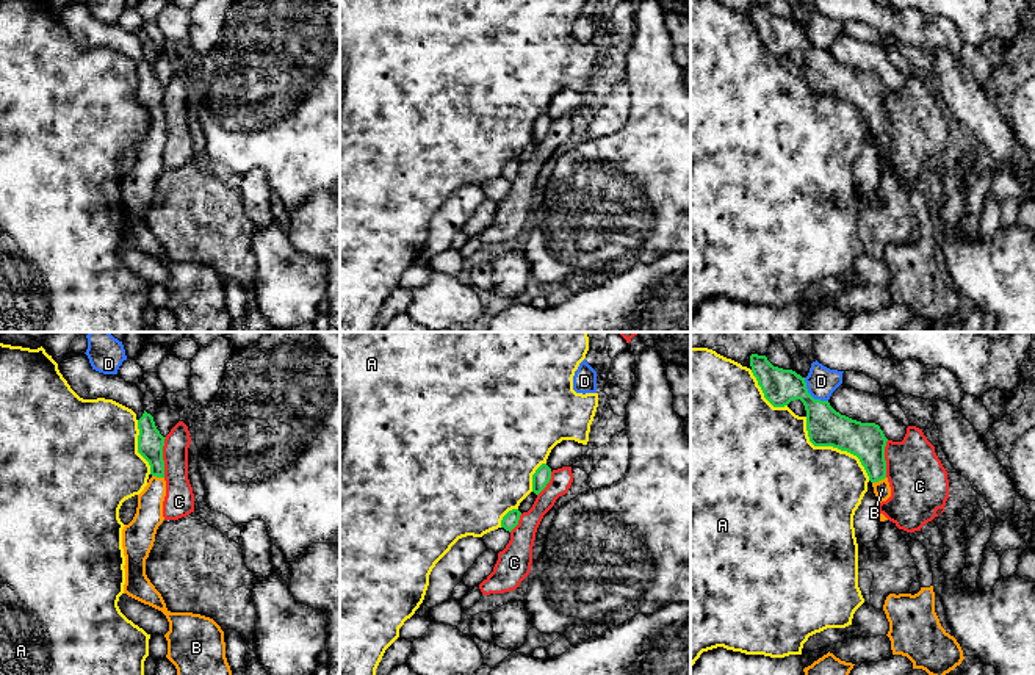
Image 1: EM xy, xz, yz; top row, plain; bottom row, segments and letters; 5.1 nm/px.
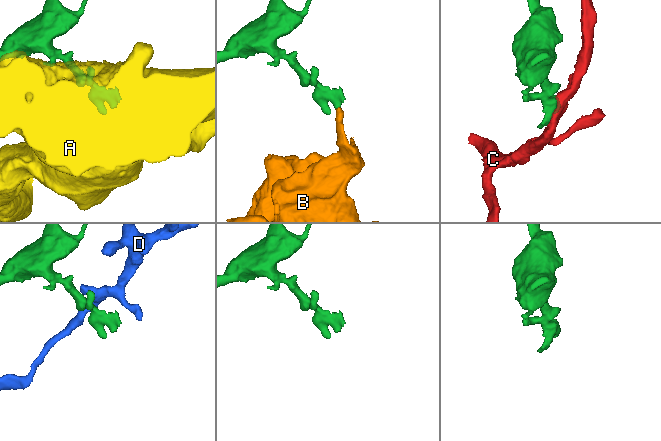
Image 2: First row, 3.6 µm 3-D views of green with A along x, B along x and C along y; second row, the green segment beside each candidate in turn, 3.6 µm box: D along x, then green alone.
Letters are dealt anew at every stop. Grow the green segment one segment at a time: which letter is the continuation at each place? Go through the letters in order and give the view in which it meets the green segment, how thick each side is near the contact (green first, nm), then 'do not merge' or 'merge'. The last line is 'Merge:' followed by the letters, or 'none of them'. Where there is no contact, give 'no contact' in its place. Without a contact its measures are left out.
A: yz | 200/460 nm | do not merge
B: yz | 190/90 nm | merge
C: xy | 140/160 nm | do not merge
D: yz | 200/160 nm | do not merge
Merge: B

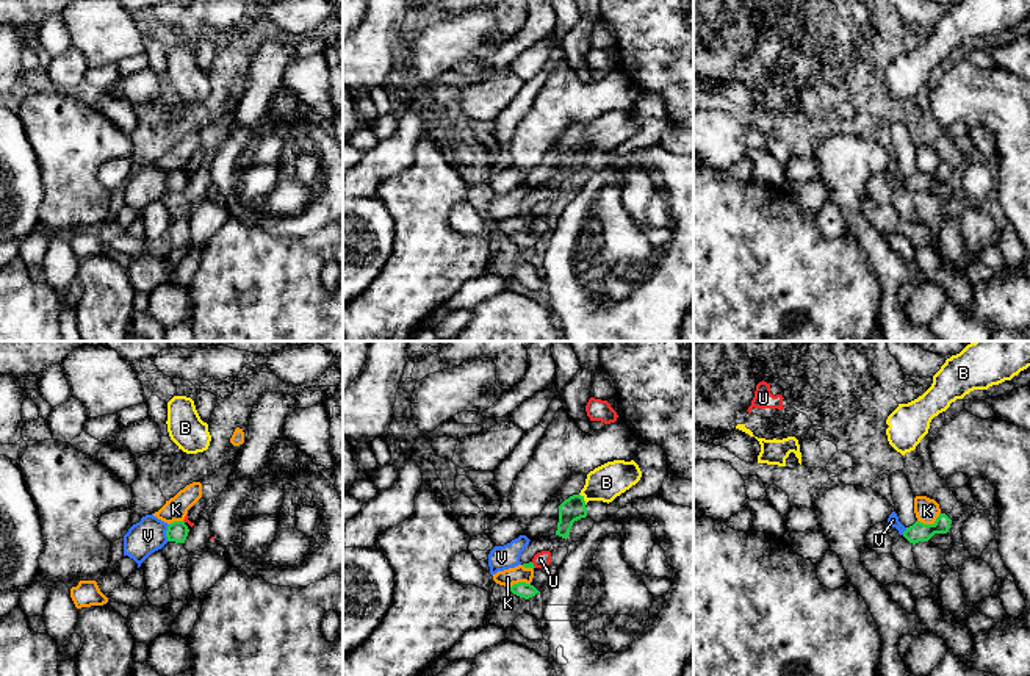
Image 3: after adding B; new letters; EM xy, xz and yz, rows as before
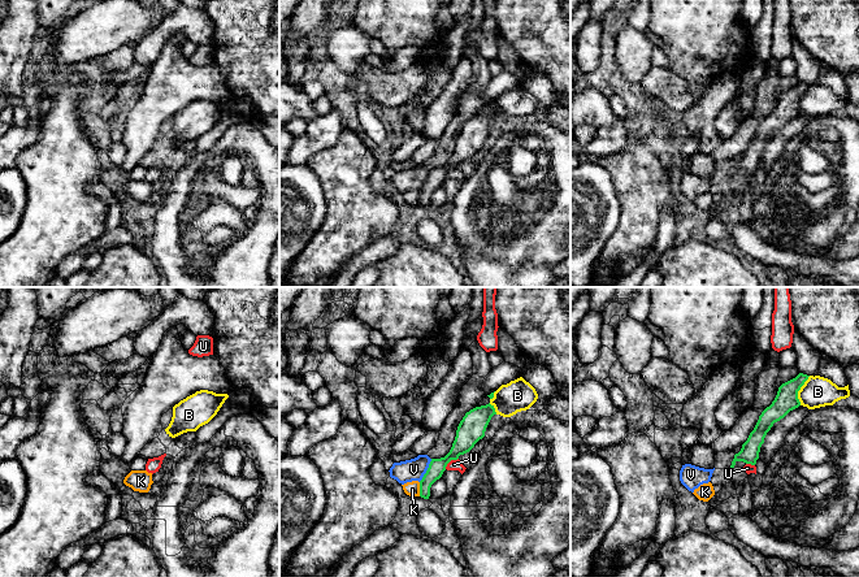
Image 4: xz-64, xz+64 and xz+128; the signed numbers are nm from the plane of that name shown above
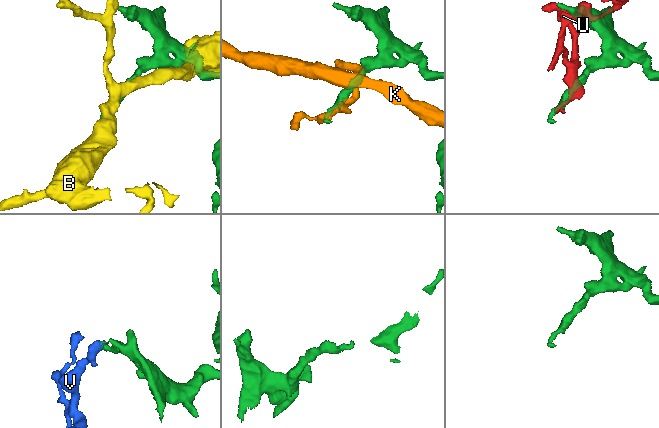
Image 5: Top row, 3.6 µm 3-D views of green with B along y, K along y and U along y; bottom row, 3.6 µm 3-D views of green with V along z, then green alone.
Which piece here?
B: xz | 120/180 nm | do not merge
K: yz | 100/120 nm | do not merge
U: xz | 30/80 nm | do not merge
V: xy | 110/170 nm | do not merge
Merge: none of them

